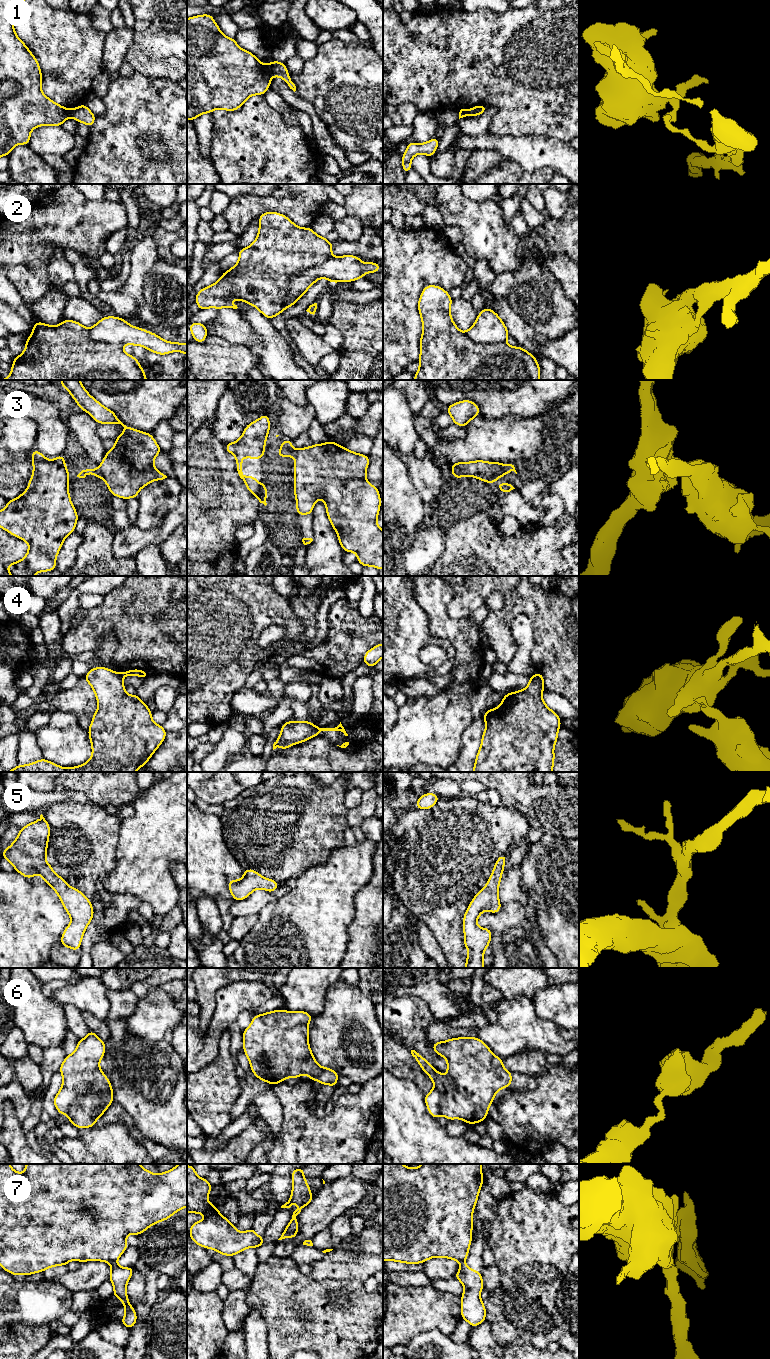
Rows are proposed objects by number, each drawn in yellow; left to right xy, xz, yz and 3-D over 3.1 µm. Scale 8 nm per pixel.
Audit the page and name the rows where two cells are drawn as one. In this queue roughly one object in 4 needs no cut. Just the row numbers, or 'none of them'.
1, 2, 3, 4, 6, 7

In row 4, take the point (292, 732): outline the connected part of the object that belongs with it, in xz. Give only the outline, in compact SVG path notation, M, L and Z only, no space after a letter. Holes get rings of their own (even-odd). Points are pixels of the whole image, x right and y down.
M287 721L282 724L279 738L273 744L277 747L288 749L293 744L299 744L317 736L317 726L309 721Z

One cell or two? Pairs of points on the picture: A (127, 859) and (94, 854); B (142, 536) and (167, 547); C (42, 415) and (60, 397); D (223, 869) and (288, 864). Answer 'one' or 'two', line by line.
A: two
B: two
C: two
D: two

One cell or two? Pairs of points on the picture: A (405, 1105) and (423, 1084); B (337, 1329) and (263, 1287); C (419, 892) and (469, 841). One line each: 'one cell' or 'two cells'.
A: two cells
B: one cell
C: one cell

